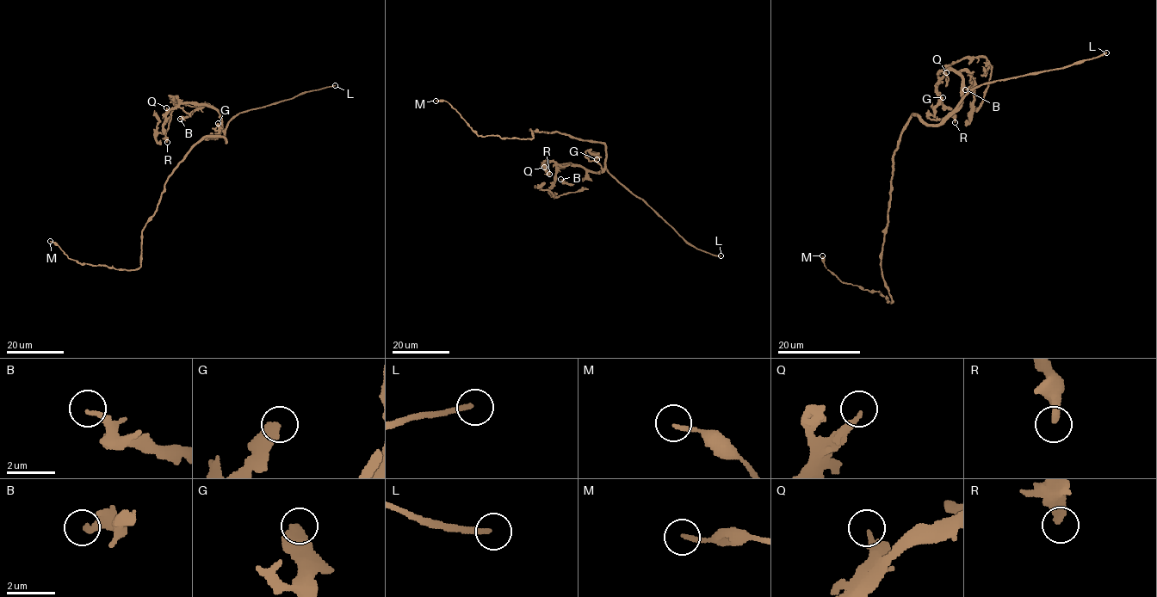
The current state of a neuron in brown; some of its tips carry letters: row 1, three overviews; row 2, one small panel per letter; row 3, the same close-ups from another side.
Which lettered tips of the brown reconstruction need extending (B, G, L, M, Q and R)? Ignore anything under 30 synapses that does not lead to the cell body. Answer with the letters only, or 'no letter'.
L

